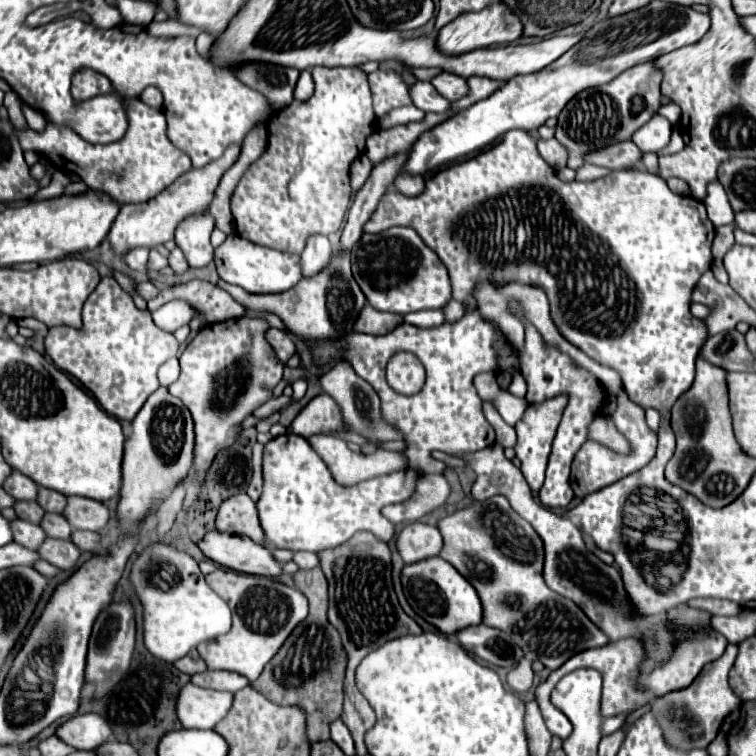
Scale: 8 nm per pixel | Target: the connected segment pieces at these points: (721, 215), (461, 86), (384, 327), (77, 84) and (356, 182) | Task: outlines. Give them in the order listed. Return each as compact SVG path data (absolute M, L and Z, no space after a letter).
M712 182L712 184L708 186L706 210L708 210L708 218L712 220L712 224L714 224L716 228L734 222L734 212L732 212L732 208L730 208L730 204L728 204L726 192L724 192L724 188L722 188L720 182Z
M442 72L436 78L432 78L430 82L450 102L456 102L456 100L468 96L468 82L462 76L456 76L456 74L450 74L450 72Z
M366 304L364 310L360 312L360 318L354 324L354 330L356 332L366 332L366 334L388 334L398 324L402 324L402 316L400 314L378 312L370 304Z
M80 70L72 78L71 94L76 102L84 102L88 98L102 96L102 94L114 94L114 92L116 90L110 84L110 80L94 70Z
M366 154L358 156L352 162L352 166L350 166L350 186L352 186L352 192L358 192L362 188L362 184L368 180L370 172L372 172L372 164L370 164Z

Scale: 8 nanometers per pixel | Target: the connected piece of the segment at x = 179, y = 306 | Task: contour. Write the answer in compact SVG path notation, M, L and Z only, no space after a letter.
M172 300L152 312L152 320L158 328L174 332L182 324L188 324L194 318L194 310L184 300Z

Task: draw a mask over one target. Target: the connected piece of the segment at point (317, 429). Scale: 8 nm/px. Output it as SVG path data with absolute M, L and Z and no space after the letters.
M328 396L312 398L290 424L290 432L302 438L310 438L328 430L344 430L338 404Z

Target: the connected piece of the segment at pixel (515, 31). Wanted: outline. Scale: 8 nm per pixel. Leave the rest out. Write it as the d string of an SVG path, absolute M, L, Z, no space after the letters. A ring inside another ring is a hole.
M494 4L482 12L468 12L446 24L436 38L436 46L444 56L462 56L478 48L488 48L488 46L500 46L500 44L510 44L522 34L522 24L518 16L514 16L504 4Z

